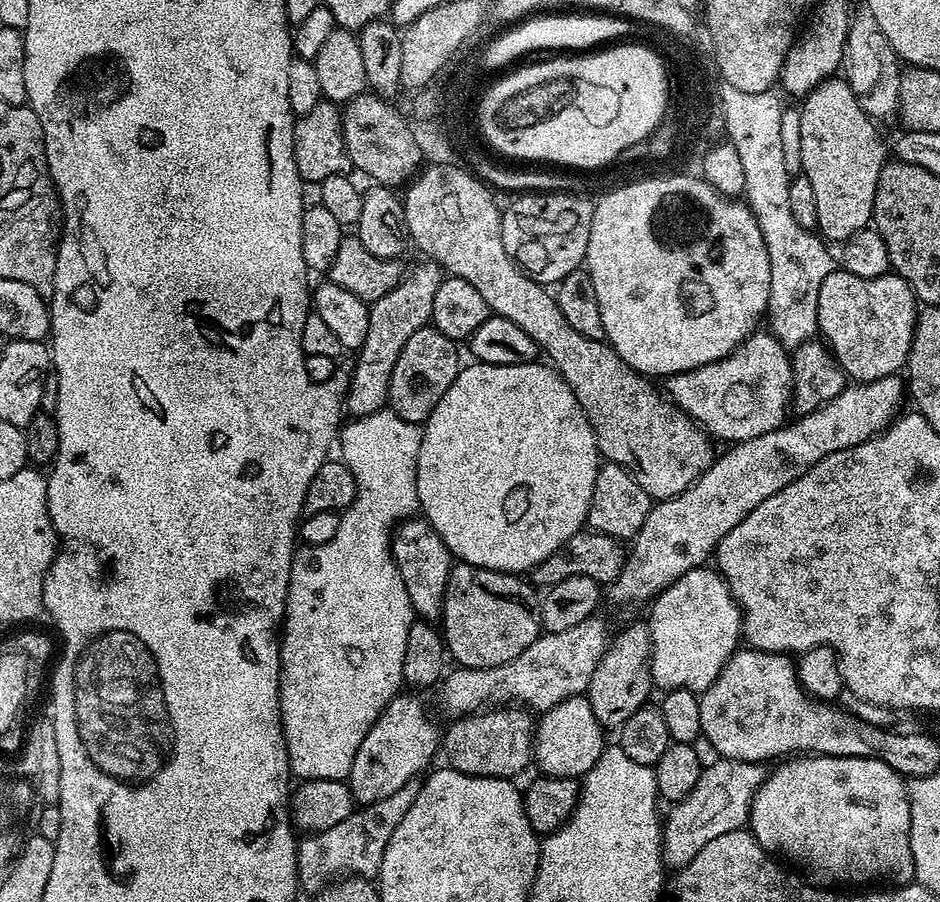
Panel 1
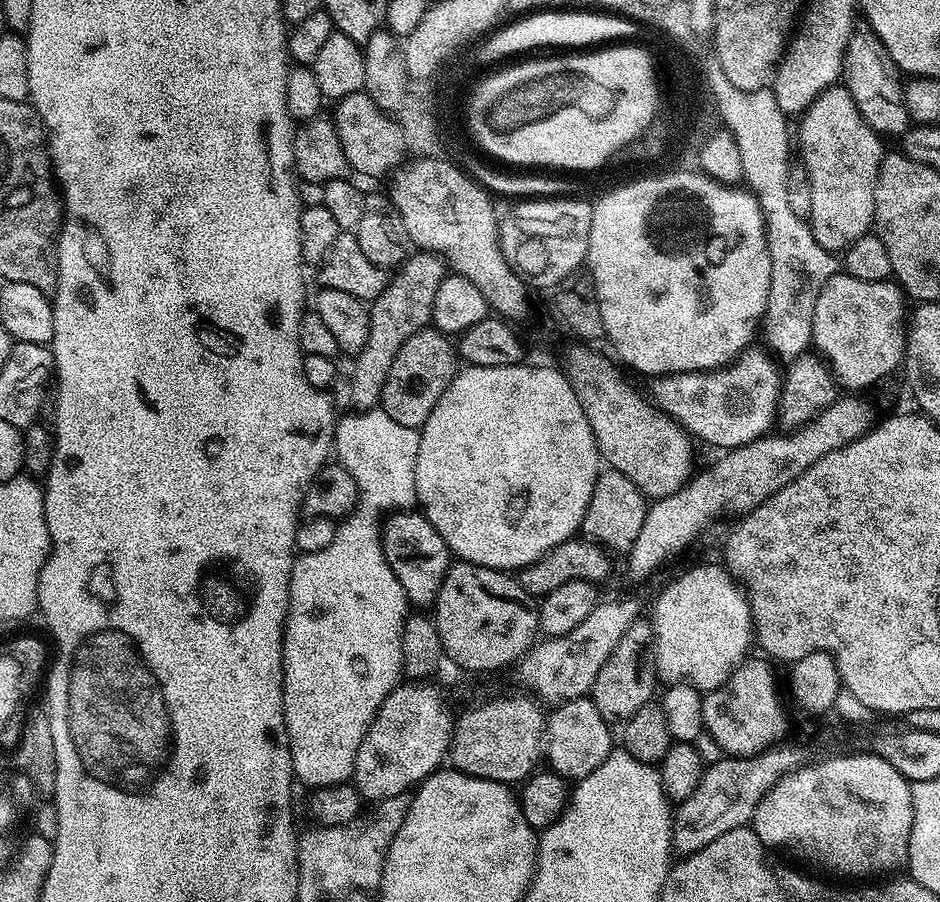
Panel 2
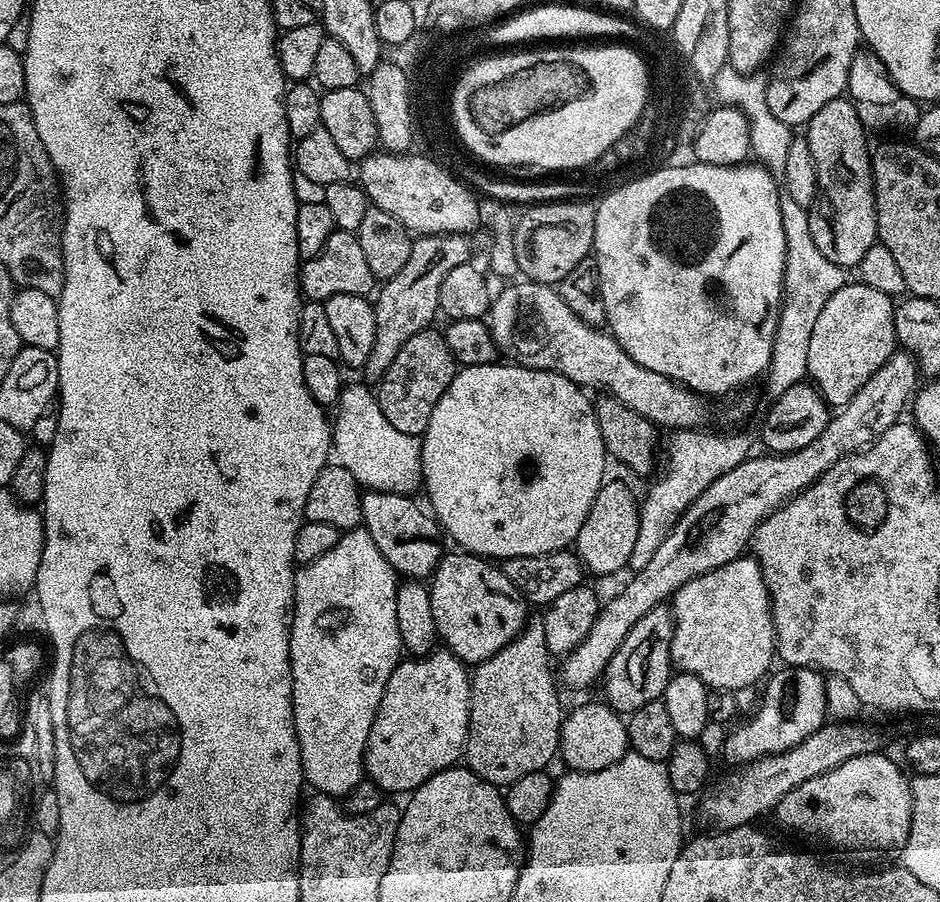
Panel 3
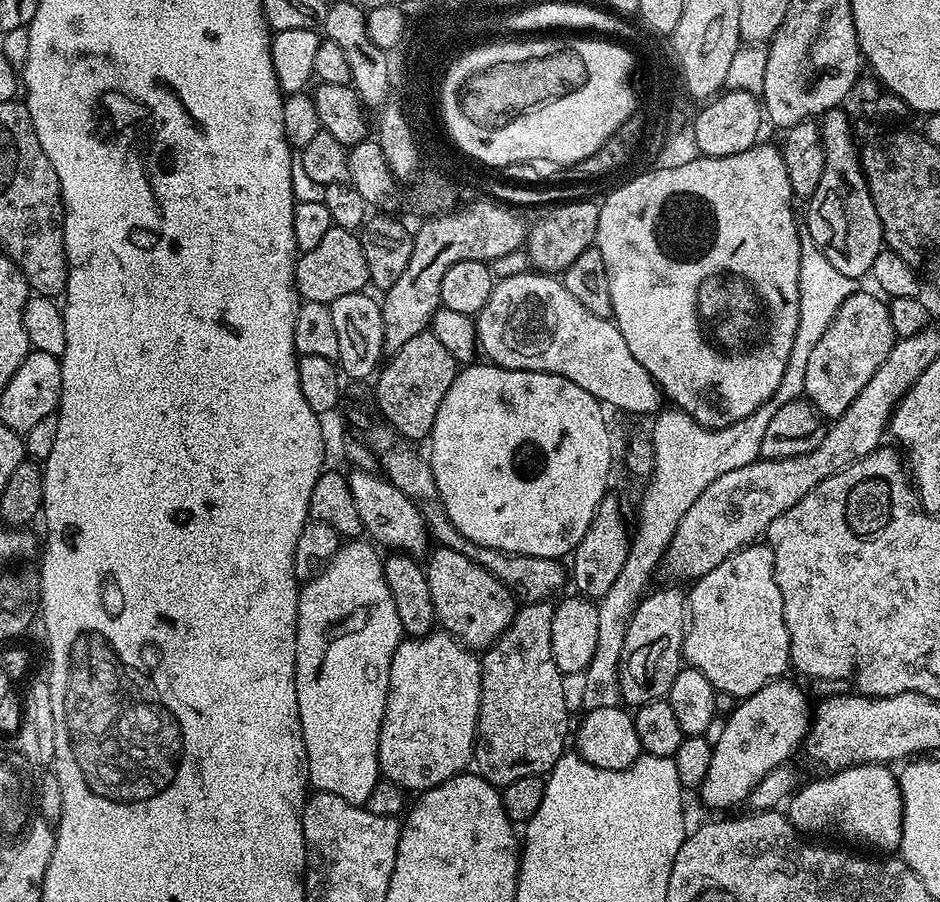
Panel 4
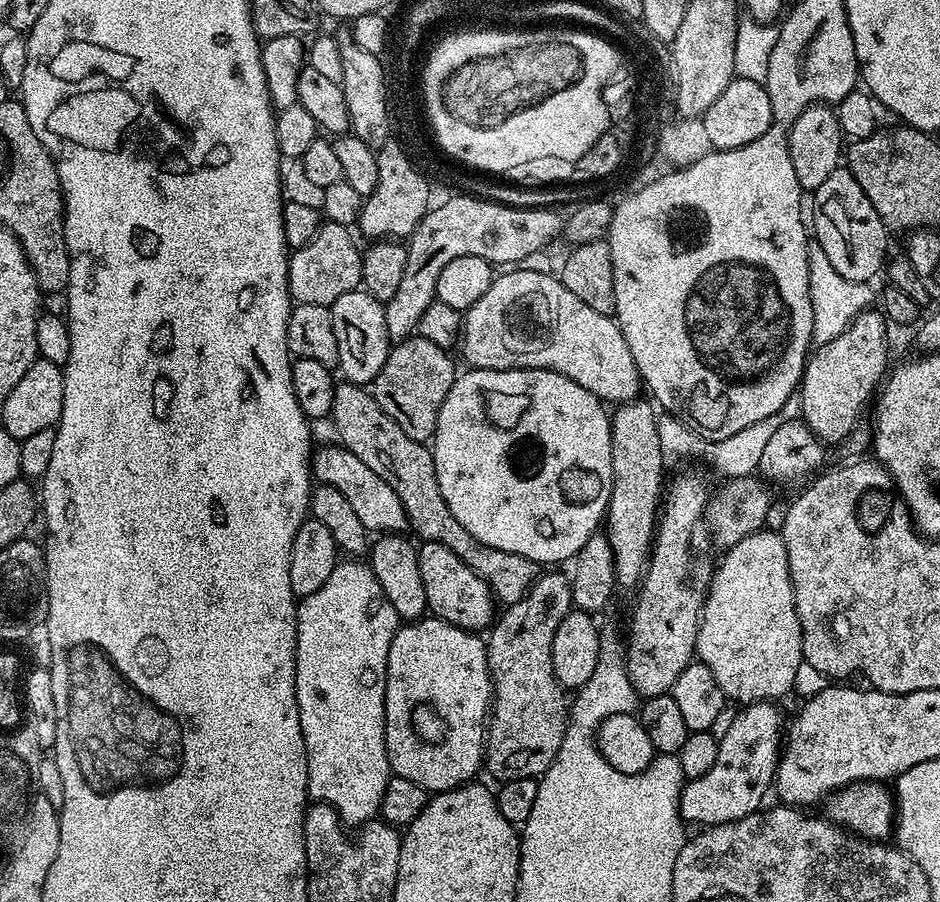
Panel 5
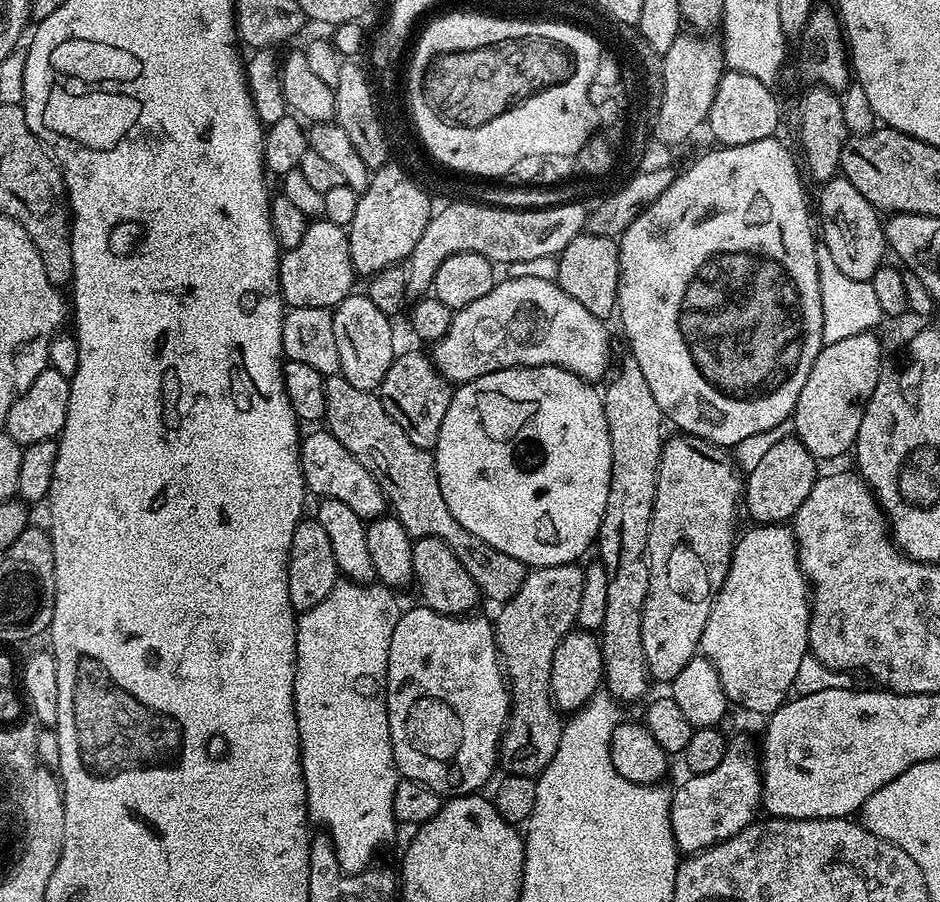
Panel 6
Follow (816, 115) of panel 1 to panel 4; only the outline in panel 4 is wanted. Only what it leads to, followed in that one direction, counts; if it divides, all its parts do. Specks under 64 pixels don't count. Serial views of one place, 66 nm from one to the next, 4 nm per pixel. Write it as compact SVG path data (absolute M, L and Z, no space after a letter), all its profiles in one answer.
M843 107L831 108L818 120L824 147L824 165L818 190L814 190L807 201L806 234L840 273L859 281L871 273L874 258L878 258L885 242L882 222L878 218L878 210L874 210L874 202L860 165L860 148L852 137L852 124L844 111Z

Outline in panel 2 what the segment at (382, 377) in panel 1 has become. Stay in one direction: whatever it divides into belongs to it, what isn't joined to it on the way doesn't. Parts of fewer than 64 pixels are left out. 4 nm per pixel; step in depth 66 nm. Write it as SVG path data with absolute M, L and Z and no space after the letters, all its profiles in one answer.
M423 250L413 251L412 255L395 269L394 275L389 279L388 285L378 294L378 298L371 301L368 317L370 318L370 338L366 338L366 346L354 357L356 364L352 368L352 400L357 409L374 408L379 405L382 386L386 386L386 374L390 374L390 365L398 350L402 350L403 344L418 330L429 327L432 324L432 311L434 310L434 293L438 286L442 286L446 275L446 261L443 256L435 252Z

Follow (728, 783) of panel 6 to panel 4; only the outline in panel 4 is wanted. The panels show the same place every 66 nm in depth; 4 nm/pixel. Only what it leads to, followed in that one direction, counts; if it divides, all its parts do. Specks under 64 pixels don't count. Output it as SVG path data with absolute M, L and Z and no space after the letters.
M789 678L771 680L762 690L743 697L740 704L728 716L728 721L720 728L720 733L712 740L712 753L710 754L710 771L700 783L698 795L700 800L708 808L732 808L735 804L744 804L748 796L770 774L770 770L783 768L788 760L797 751L801 751L804 737L810 727L810 704L808 708L808 696Z

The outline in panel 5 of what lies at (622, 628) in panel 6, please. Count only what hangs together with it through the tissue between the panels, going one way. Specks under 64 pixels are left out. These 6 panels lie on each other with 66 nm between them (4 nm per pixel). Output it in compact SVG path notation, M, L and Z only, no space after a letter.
M644 398L629 400L628 403L619 405L610 416L612 493L608 499L606 535L610 548L614 550L616 582L621 589L632 587L635 589L641 583L654 543L658 507L662 487L666 482L666 476L664 480L666 461L662 454L662 446L658 442L658 426L656 425L658 412L647 399L645 400Z

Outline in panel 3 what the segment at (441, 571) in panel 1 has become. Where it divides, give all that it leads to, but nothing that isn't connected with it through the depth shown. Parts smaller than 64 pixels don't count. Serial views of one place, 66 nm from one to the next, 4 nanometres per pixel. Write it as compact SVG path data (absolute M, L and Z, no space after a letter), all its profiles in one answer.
M365 491L360 498L362 524L363 527L368 529L370 538L374 538L374 546L378 546L378 550L382 550L382 558L386 558L386 562L390 562L390 566L397 574L409 580L423 581L425 578L431 577L440 561L442 555L442 547L440 548L442 529L436 517L429 514L425 509L424 513L412 499L411 495L403 496L397 492Z

